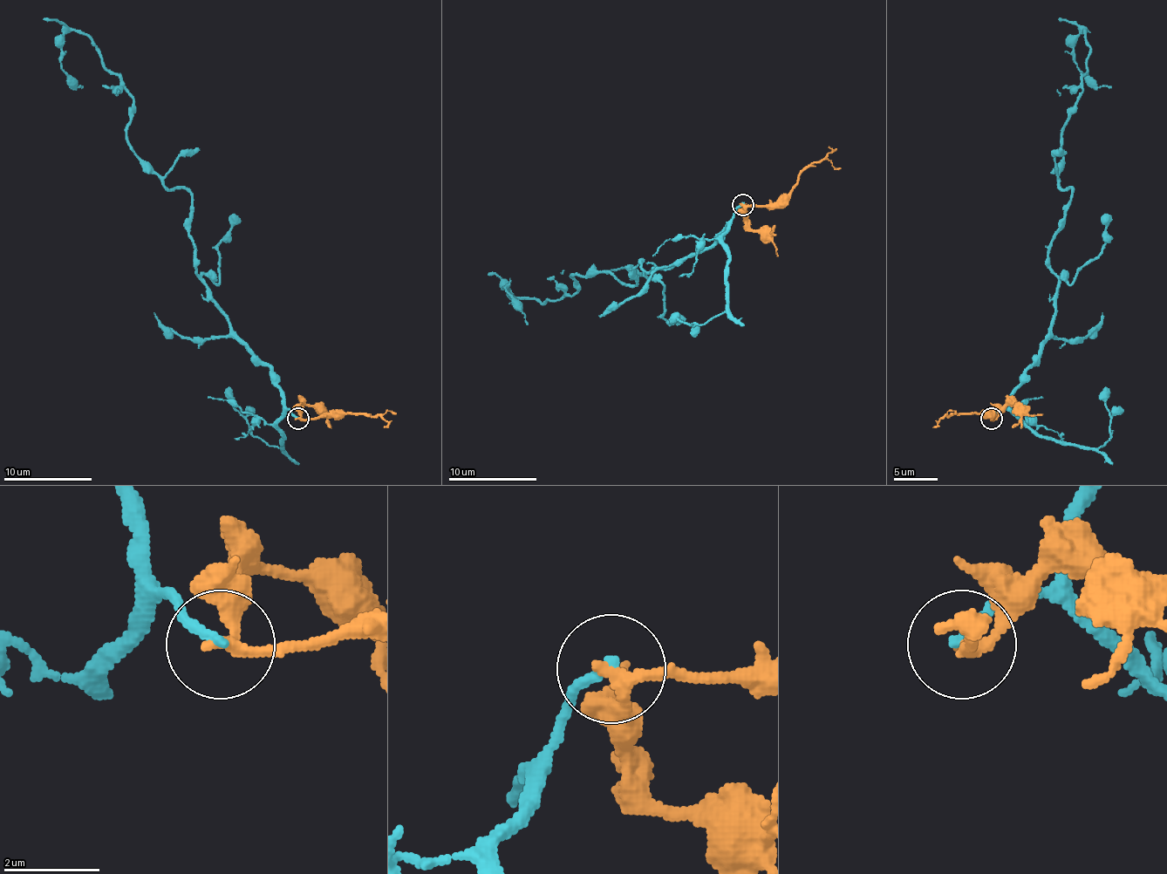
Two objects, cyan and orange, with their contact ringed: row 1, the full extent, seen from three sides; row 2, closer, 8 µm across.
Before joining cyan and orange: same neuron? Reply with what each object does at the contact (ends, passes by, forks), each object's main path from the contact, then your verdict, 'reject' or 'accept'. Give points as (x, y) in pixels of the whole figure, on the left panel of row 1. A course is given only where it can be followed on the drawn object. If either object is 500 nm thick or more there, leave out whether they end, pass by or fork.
cyan ends; orange passes by; course cyan (297, 419), (194, 267), (192, 196), (134, 153), (130, 93), (71, 30), (62, 67), (82, 86); course orange (297, 419), (352, 414), (370, 417), (383, 414), (387, 410), (397, 414); reject

